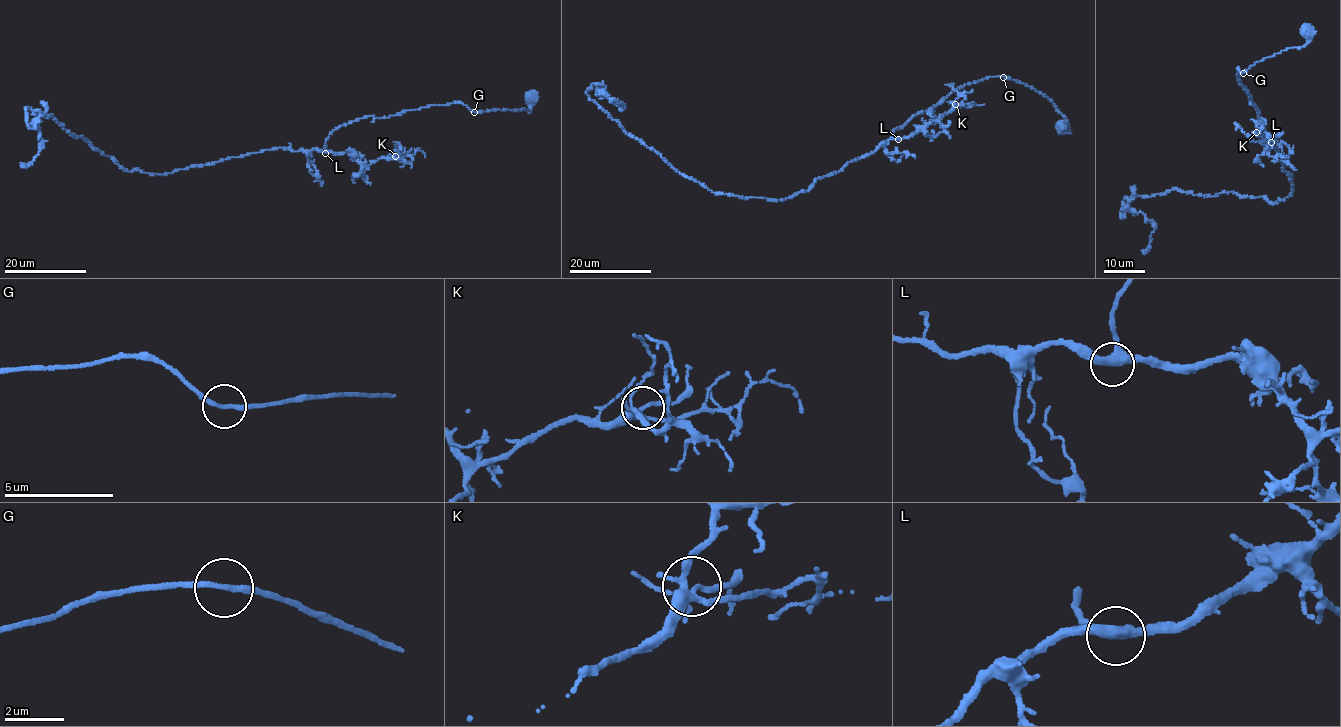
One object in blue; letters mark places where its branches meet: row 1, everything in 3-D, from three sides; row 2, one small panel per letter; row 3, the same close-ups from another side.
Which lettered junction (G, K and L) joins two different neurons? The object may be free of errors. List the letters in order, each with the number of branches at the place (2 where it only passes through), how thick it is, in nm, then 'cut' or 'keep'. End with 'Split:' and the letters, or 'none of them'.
G: 2 | 190 nm | keep
K: 5 | 200 nm | keep
L: 3 | 360 nm | keep
Split: none of them

